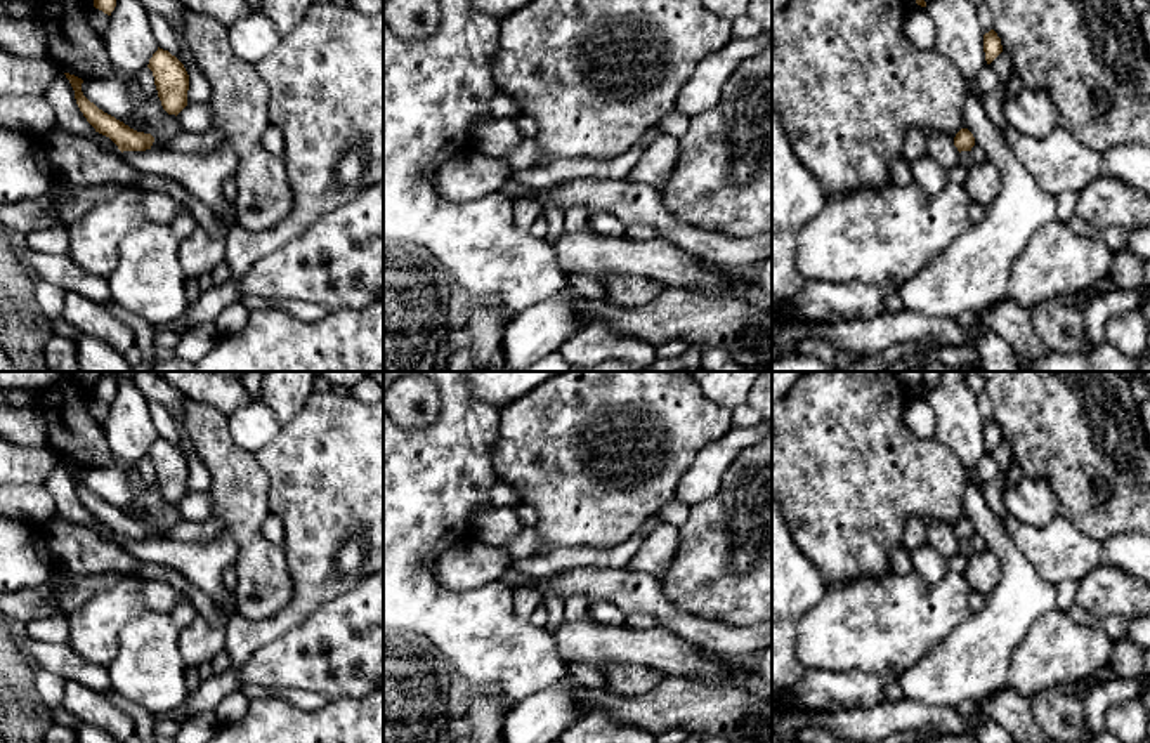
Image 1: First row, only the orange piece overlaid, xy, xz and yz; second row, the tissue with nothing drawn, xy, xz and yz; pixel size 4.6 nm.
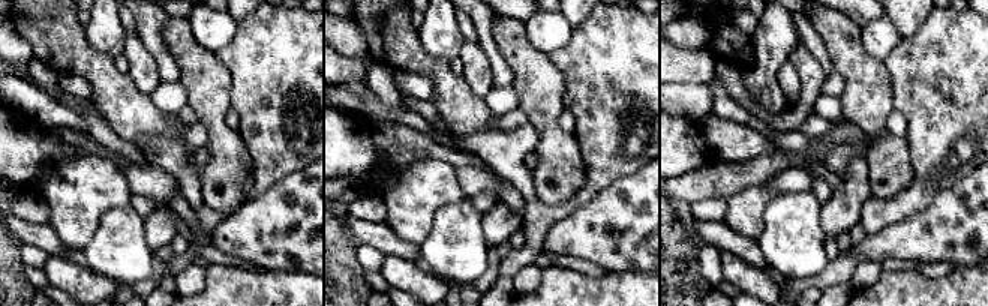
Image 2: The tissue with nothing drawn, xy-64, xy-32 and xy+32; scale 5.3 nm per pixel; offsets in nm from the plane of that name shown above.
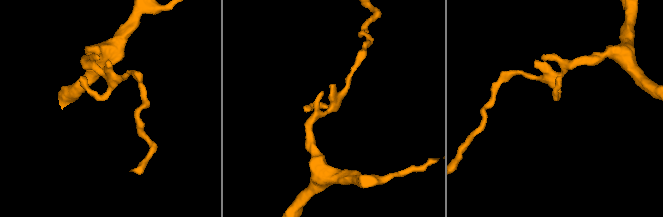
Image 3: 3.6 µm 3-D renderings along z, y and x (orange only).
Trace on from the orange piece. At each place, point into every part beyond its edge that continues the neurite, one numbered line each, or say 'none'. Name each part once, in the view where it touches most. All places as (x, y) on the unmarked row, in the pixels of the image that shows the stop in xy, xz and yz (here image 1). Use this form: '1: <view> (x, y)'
none

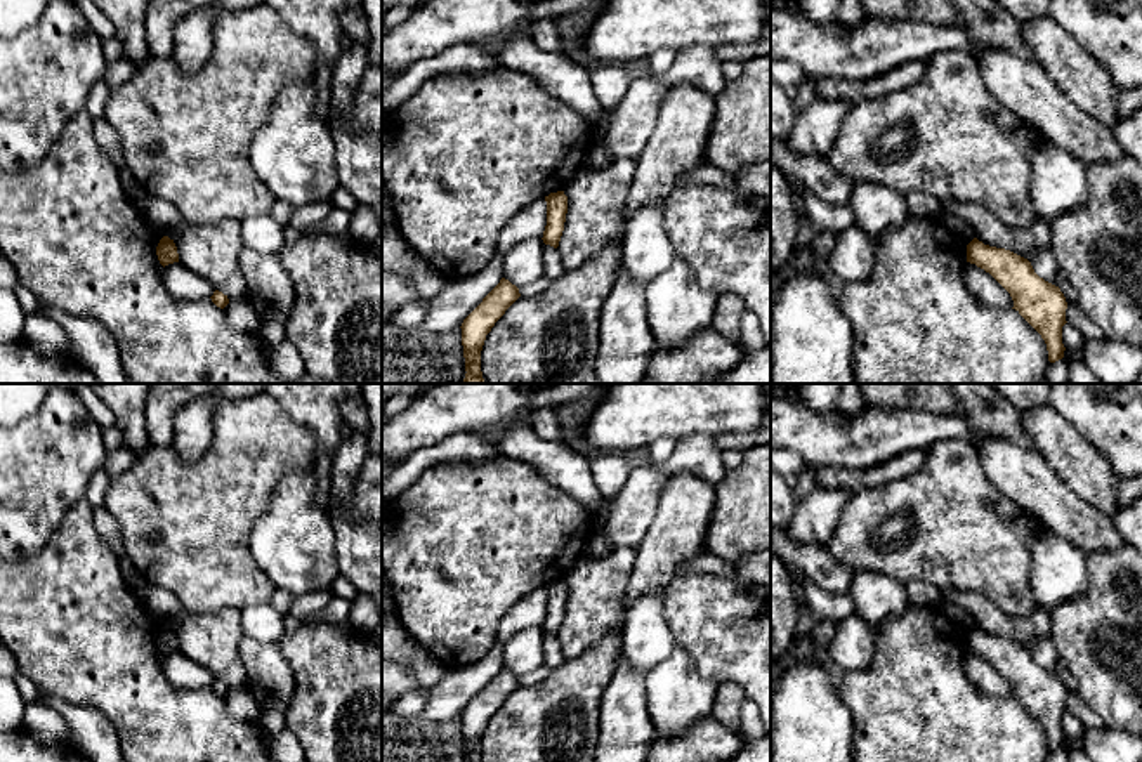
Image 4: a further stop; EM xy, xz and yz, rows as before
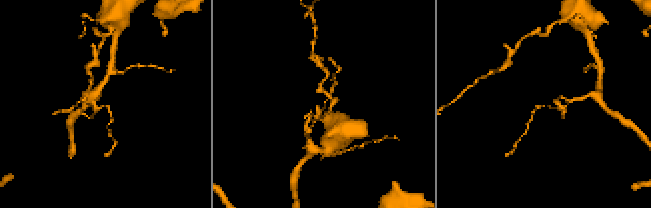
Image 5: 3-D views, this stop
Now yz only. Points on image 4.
1: yz (951, 611)

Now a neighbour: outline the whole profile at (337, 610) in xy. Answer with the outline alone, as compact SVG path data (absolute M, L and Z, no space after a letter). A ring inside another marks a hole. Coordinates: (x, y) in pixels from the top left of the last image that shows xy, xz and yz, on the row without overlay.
M333 594L328 606L319 614L319 618L328 623L342 623L349 620L349 613L351 613L351 601Z

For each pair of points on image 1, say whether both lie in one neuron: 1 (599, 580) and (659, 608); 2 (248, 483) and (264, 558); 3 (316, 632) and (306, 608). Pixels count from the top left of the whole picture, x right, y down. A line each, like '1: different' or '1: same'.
1: same
2: same
3: different

